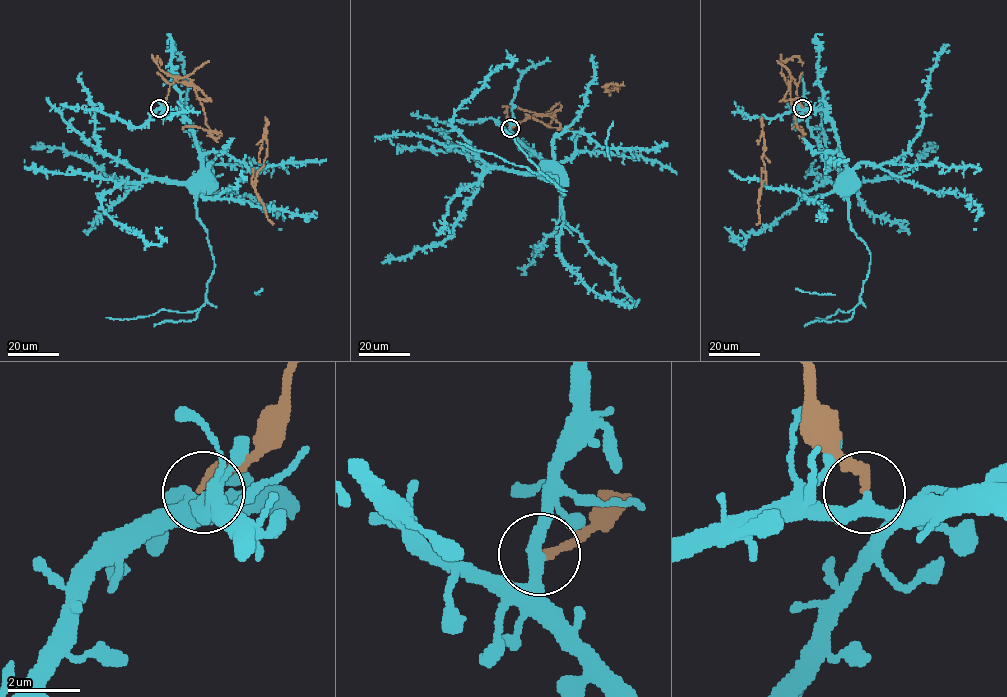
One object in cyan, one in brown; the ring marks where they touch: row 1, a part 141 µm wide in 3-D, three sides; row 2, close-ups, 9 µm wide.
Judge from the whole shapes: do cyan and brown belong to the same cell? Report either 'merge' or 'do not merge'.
do not merge

